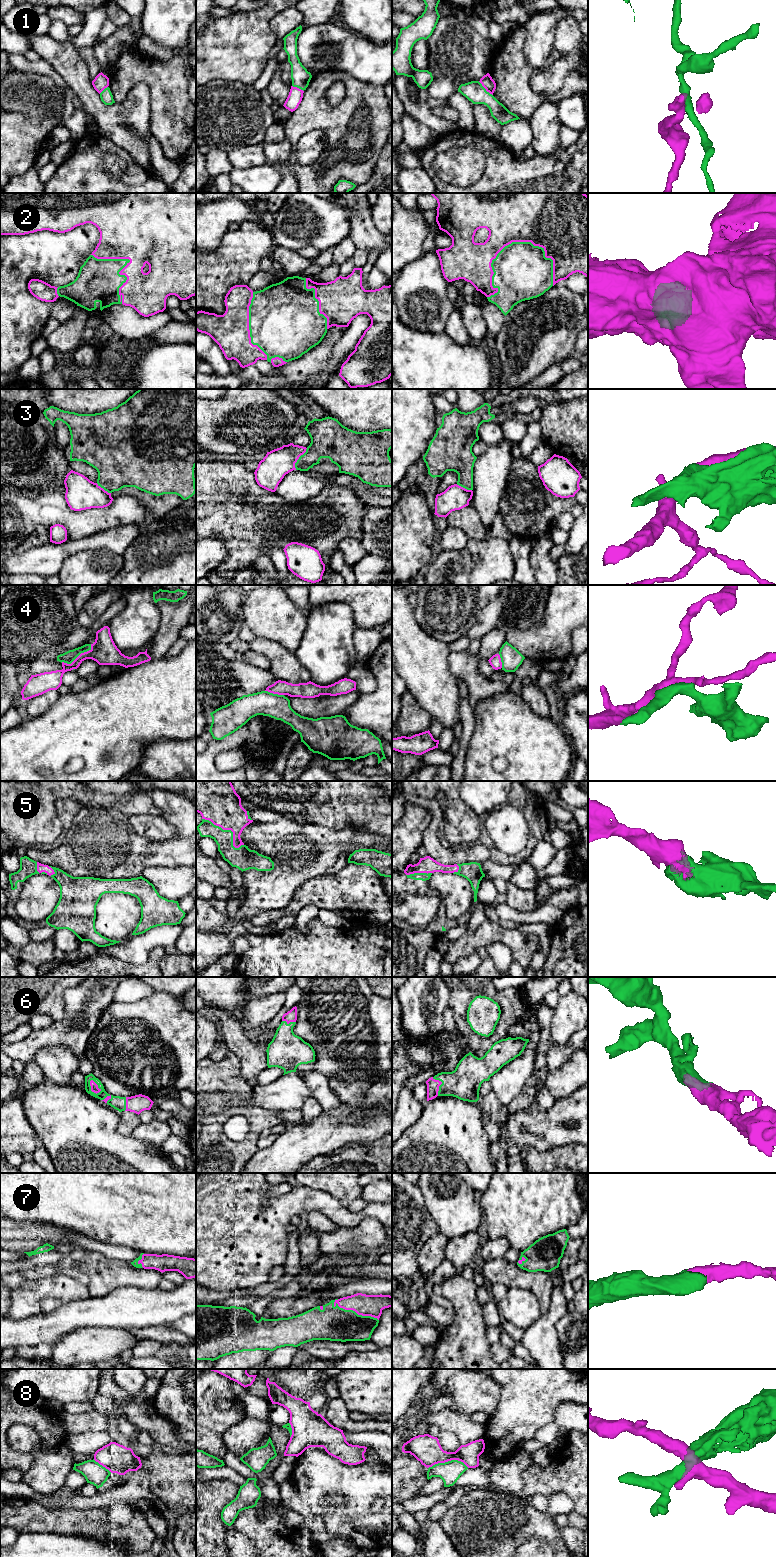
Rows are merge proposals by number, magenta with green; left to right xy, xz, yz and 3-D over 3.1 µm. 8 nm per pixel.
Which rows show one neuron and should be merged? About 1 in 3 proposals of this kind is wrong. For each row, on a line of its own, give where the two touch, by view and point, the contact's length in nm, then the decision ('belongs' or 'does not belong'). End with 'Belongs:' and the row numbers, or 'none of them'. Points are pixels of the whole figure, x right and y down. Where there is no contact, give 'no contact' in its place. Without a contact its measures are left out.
1: yz (485, 88) | 170 nm | does not belong
2: yz (503, 247) | 600 nm | belongs
3: xz (298, 458) | 200 nm | does not belong
4: xy (78, 656) | 280 nm | does not belong
5: xz (229, 829) | 400 nm | belongs
6: xy (91, 1087) | 130 nm | belongs
7: xz (356, 1312) | 400 nm | belongs
8: yz (448, 1460) | 320 nm | does not belong
Belongs: 2, 5, 6, 7

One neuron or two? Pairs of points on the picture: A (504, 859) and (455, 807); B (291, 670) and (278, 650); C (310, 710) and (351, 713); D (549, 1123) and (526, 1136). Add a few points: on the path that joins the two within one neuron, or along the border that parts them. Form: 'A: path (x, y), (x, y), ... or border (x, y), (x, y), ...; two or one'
A: border (481, 830), (480, 836), (474, 843); two
B: path (286, 665), (278, 655); one
C: border (358, 694), (358, 697), (340, 714); two
D: path (543, 1129), (537, 1129), (532, 1134); one

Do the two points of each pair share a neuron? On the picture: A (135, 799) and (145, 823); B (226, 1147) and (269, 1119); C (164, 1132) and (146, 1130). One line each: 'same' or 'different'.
A: different
B: same
C: same

